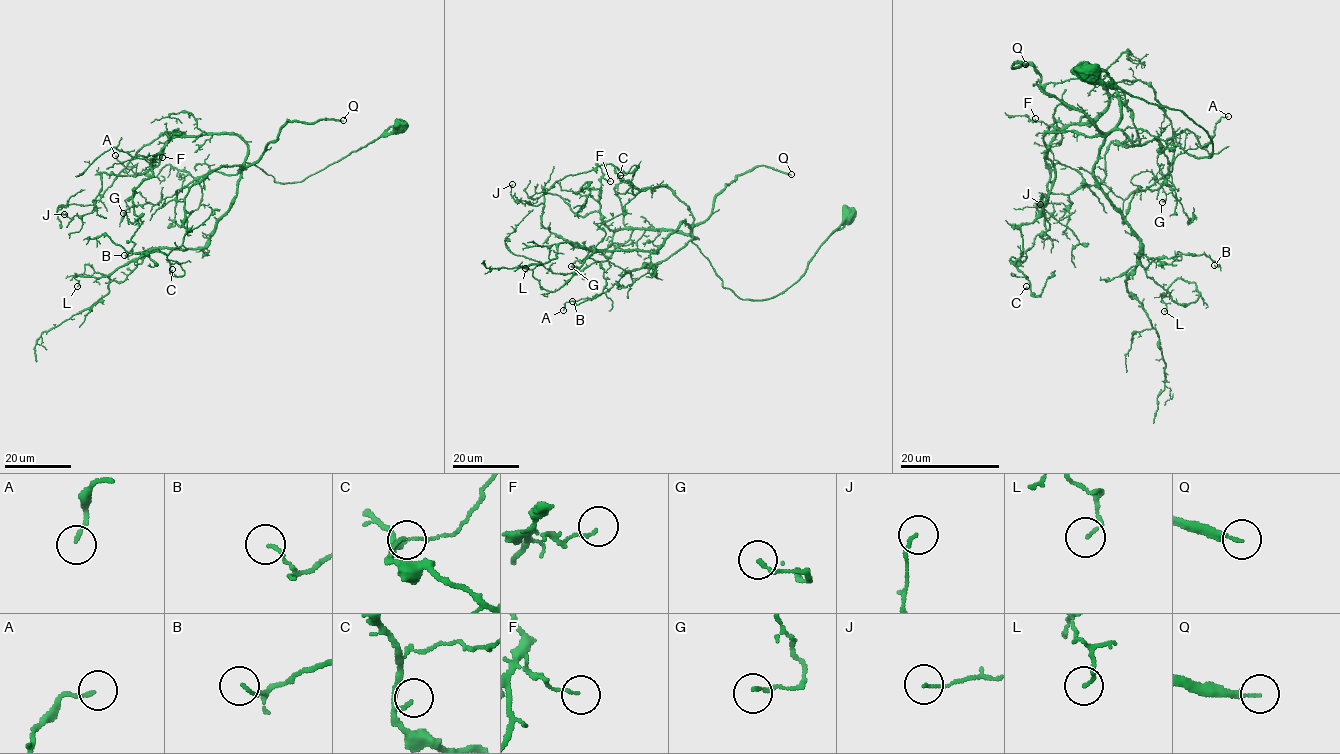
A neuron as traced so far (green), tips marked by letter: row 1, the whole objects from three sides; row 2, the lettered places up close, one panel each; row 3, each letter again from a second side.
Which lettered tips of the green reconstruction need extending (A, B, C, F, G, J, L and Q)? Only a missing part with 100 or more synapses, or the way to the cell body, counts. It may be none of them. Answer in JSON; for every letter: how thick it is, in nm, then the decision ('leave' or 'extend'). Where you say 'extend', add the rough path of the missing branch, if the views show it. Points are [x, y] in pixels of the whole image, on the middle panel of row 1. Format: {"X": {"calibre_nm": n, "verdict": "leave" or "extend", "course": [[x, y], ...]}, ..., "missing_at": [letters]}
{"A": {"calibre_nm": 140, "verdict": "leave"}, "B": {"calibre_nm": 100, "verdict": "leave"}, "C": {"calibre_nm": 120, "verdict": "leave"}, "F": {"calibre_nm": 90, "verdict": "leave"}, "G": {"calibre_nm": 130, "verdict": "leave"}, "J": {"calibre_nm": 100, "verdict": "leave"}, "L": {"calibre_nm": 120, "verdict": "leave"}, "Q": {"calibre_nm": 170, "verdict": "extend", "course": [[791, 174], [825, 183], [823, 195], [849, 181], [845, 157], [854, 135], [837, 96], [825, 88]]}, "missing_at": ["Q"]}

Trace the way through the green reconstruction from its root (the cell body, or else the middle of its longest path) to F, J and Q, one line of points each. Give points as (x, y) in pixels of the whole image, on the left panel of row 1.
F: (400, 126), (290, 183), (244, 164), (247, 144), (234, 134), (174, 136), (151, 164), (162, 157)
J: (400, 126), (290, 183), (244, 164), (238, 135), (173, 136), (157, 165), (104, 172), (95, 207), (64, 214)
Q: (400, 126), (300, 181), (275, 183), (256, 165), (244, 165), (260, 157), (287, 121), (343, 120)

